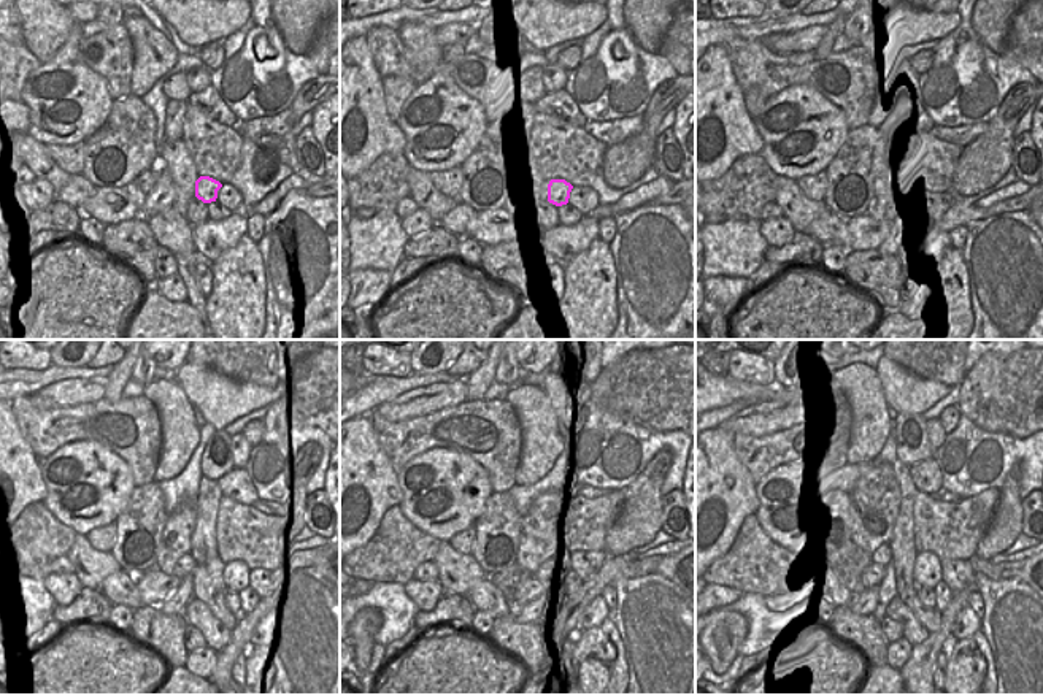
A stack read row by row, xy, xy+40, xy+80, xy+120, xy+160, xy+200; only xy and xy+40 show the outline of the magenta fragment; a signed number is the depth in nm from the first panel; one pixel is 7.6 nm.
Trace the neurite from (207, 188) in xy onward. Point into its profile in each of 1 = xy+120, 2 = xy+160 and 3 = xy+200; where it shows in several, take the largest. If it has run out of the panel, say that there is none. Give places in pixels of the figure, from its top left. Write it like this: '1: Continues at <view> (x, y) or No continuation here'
1: Continues at xy+120 (216, 565)
2: Continues at xy+160 (573, 567)
3: Continues at xy+200 (927, 568)

